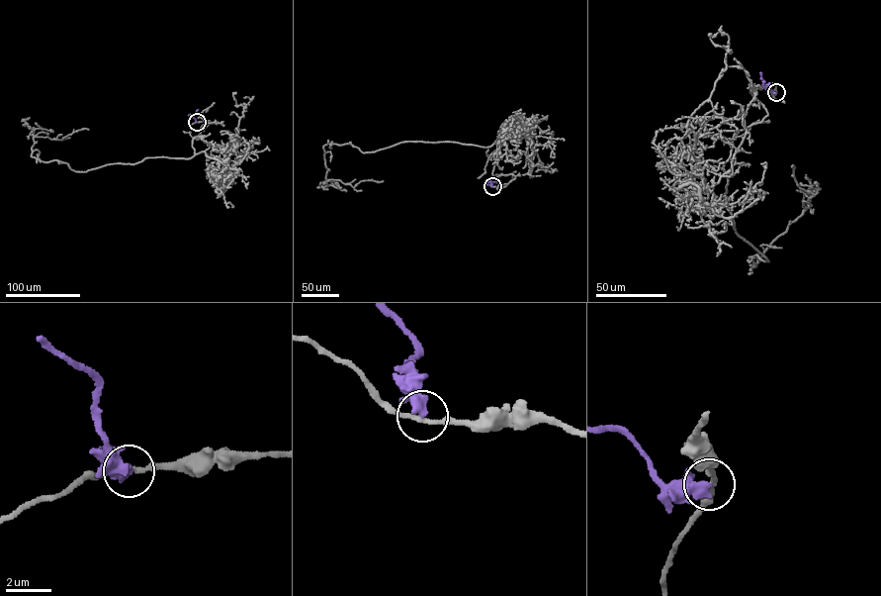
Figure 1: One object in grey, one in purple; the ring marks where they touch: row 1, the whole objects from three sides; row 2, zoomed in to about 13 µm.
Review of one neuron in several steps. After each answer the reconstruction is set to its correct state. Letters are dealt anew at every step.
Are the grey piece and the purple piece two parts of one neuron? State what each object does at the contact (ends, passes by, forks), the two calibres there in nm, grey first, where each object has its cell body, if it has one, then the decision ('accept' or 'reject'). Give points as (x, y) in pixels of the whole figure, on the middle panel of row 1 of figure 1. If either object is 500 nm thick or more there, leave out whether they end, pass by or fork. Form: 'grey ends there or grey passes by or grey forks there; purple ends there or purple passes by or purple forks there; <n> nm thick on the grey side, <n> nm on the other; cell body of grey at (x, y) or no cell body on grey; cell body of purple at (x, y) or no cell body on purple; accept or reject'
grey passes by; purple ends there; 200 nm thick on the grey side, 480 nm on the other; no cell body on grey; no cell body on purple; reject

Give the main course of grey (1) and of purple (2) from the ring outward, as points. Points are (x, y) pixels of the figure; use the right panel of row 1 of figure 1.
1: (776, 93), (755, 86), (767, 115), (716, 135), (735, 230), (768, 261), (752, 267), (814, 196), (791, 166)
2: (776, 92), (763, 87), (760, 72)

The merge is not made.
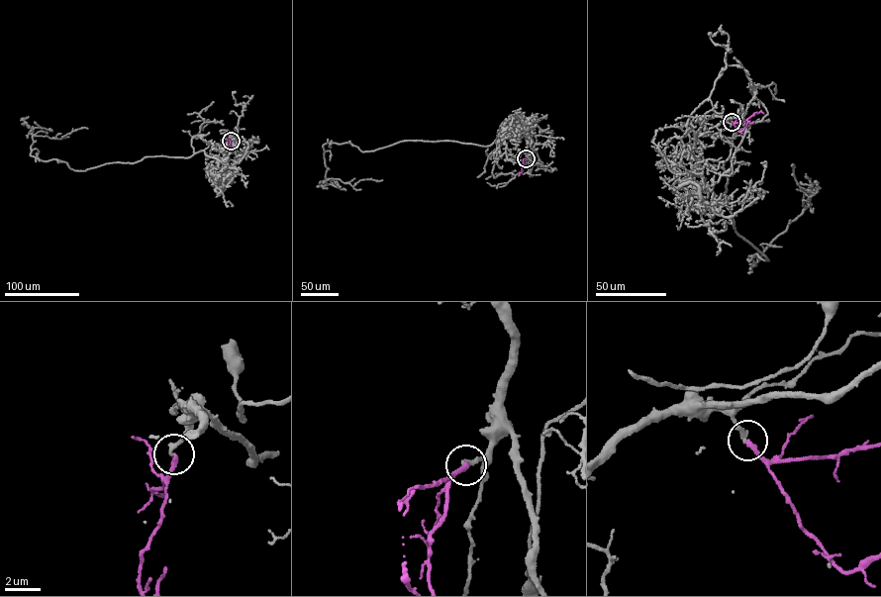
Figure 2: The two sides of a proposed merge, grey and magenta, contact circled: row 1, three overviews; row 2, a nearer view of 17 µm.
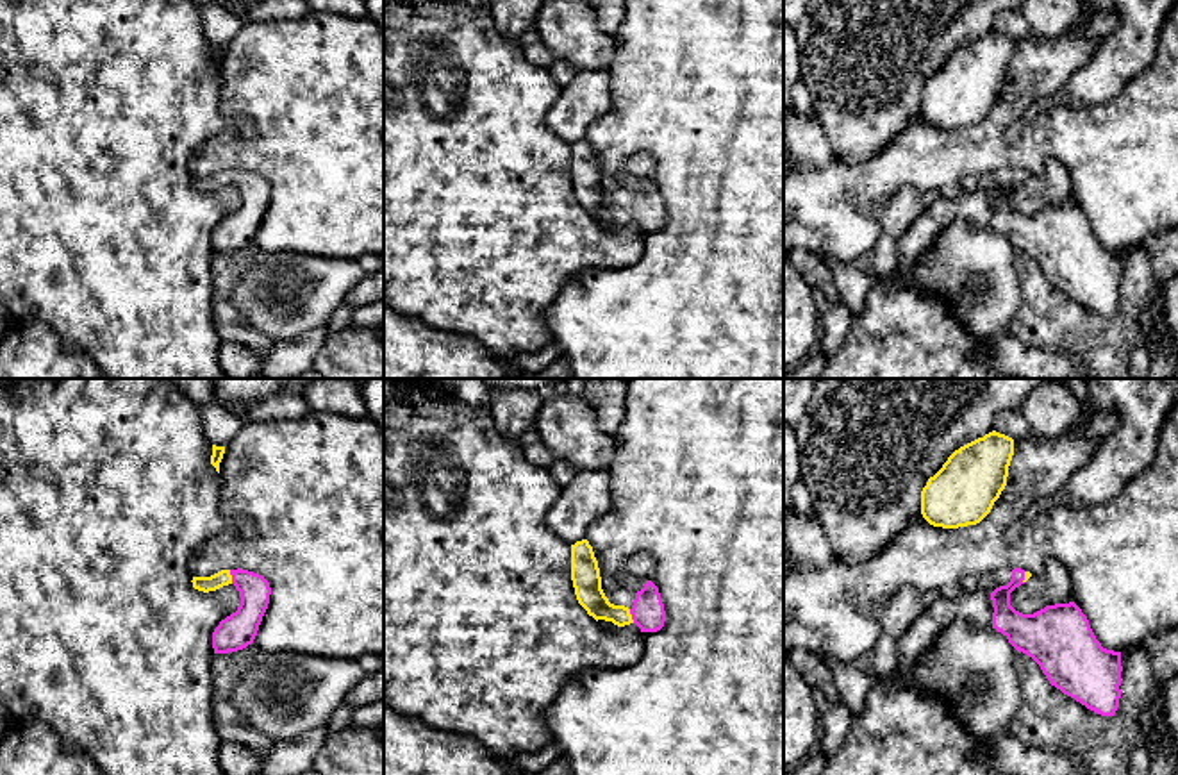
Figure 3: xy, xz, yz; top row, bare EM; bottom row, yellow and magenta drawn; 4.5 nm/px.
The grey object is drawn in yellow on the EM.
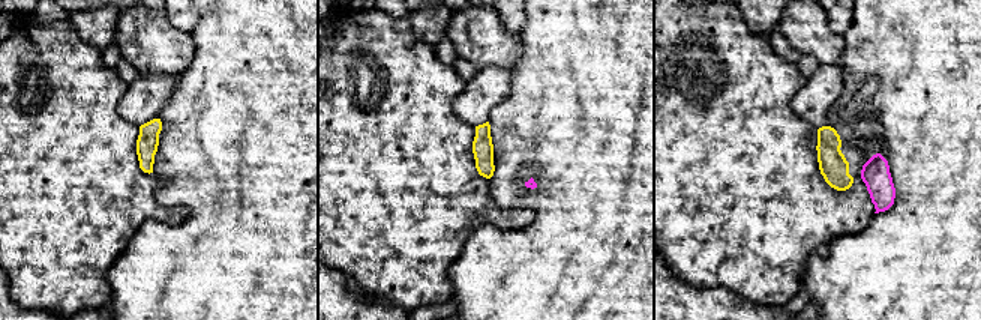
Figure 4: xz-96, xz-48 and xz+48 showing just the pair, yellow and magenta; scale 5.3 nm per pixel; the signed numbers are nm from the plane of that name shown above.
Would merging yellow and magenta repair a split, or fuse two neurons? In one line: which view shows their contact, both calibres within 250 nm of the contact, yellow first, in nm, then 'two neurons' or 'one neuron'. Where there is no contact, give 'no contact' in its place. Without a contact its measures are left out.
meets yellow in xy; 70 nm thick on the yellow side, 160 nm on the other; one neuron

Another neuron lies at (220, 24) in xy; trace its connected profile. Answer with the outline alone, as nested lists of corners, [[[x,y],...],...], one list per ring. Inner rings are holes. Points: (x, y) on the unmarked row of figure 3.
[[[196,4],[205,38],[211,45],[227,46],[248,25],[227,5]]]

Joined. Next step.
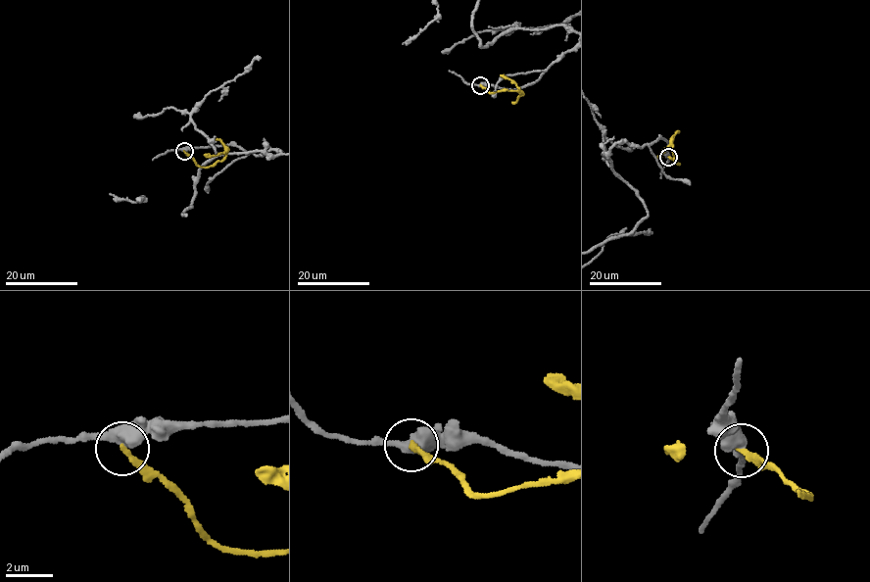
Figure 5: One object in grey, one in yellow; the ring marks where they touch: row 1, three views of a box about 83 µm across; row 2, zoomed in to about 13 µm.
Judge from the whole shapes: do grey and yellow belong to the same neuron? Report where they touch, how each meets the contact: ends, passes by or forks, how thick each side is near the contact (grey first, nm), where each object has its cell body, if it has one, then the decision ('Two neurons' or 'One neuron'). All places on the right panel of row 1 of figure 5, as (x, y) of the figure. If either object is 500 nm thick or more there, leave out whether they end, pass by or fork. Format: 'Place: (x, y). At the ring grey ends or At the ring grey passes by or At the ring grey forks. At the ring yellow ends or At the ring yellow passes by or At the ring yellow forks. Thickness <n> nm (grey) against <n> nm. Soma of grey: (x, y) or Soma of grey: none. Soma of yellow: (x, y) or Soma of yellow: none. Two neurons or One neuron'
Place: (668, 157). Thickness 500 nm (grey) against 240 nm. Soma of grey: none. Soma of yellow: none. Two neurons

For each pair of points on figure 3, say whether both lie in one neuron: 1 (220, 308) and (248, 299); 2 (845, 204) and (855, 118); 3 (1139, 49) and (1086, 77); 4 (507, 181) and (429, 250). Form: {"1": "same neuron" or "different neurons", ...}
{"1": "different neurons", "2": "different neurons", "3": "same neuron", "4": "same neuron"}

